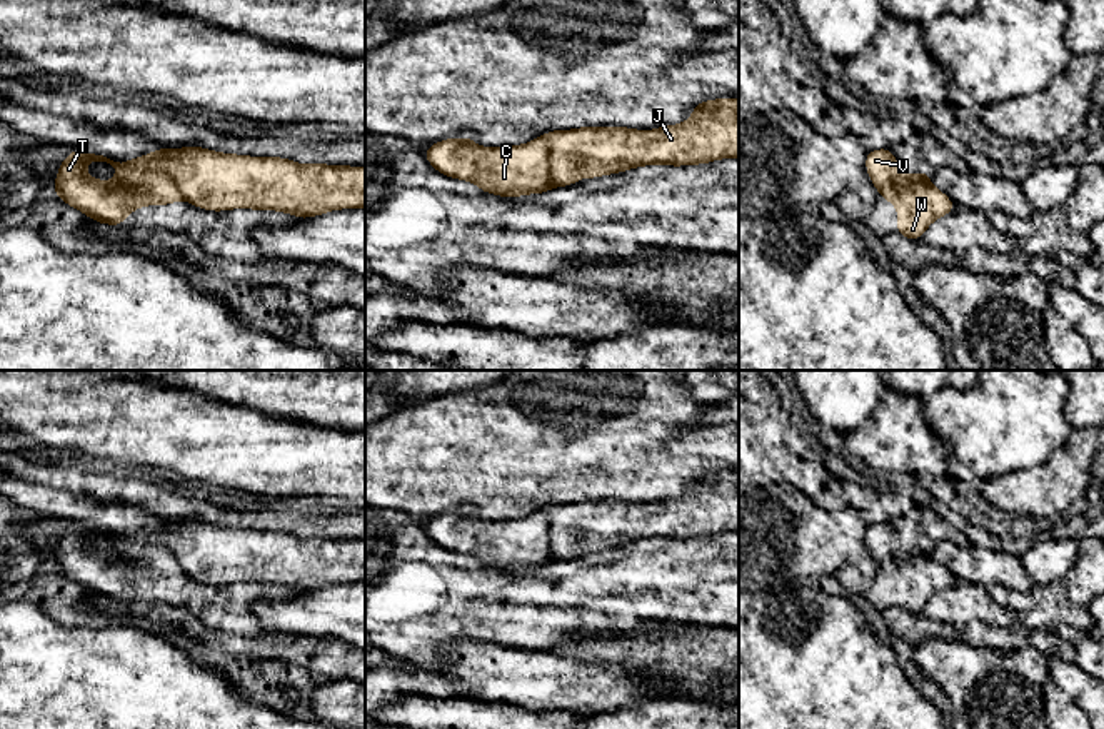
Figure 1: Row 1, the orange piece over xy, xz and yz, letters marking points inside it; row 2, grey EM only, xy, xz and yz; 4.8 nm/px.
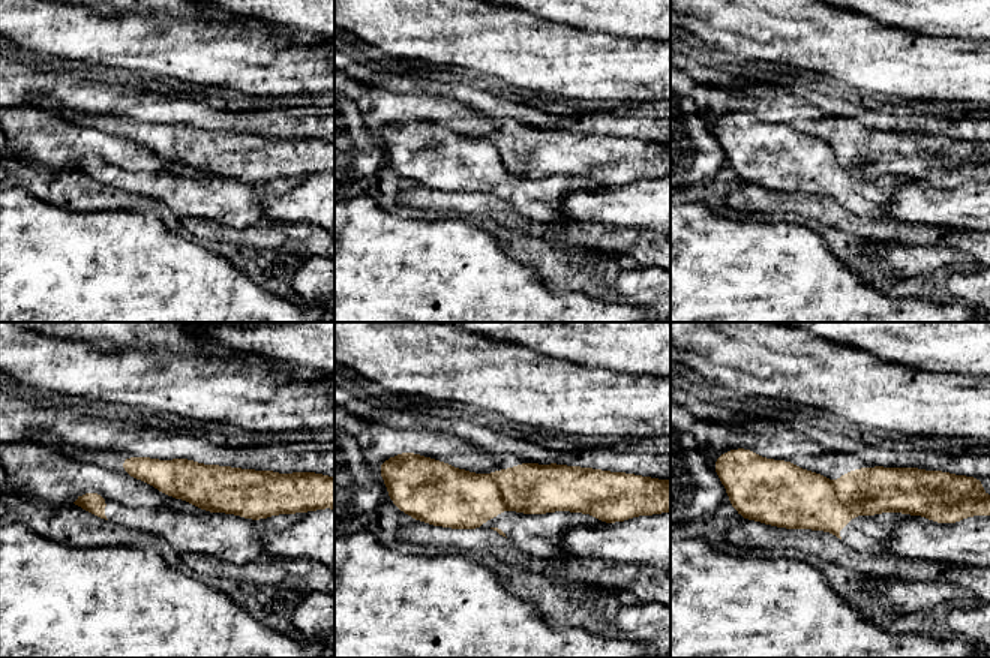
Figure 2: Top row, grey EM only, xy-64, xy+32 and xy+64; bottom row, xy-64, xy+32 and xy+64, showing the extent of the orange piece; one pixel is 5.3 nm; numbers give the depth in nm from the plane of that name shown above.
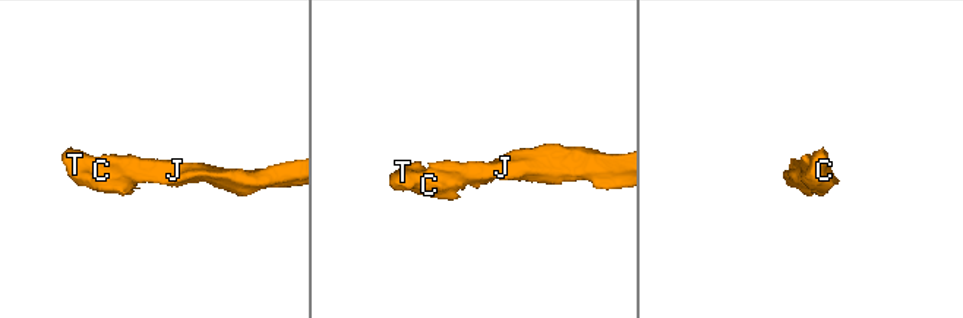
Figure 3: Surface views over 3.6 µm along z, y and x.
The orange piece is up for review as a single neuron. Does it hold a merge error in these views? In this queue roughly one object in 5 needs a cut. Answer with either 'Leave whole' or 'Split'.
Split

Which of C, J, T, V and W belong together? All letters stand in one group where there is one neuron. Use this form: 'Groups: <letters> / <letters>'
Groups: C T W / J V

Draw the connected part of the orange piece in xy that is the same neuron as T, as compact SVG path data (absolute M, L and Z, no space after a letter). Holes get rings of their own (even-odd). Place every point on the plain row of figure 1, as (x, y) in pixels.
M72 522L58 537L52 564L88 592L115 601L120 601L137 581L172 579L183 572L175 556L163 545L137 542L78 522ZM88 535L107 535L118 551L110 556L90 552L85 547Z

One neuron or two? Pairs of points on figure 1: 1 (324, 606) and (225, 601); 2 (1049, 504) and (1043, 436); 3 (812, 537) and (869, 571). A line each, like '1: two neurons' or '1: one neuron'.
1: two neurons
2: two neurons
3: one neuron

